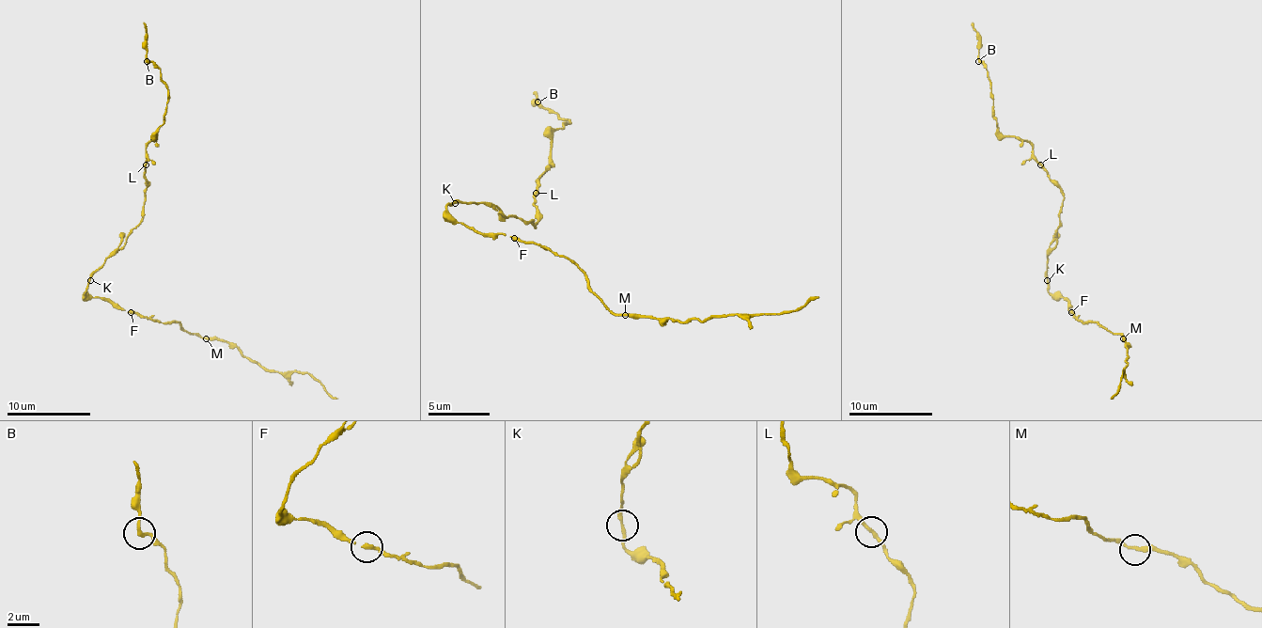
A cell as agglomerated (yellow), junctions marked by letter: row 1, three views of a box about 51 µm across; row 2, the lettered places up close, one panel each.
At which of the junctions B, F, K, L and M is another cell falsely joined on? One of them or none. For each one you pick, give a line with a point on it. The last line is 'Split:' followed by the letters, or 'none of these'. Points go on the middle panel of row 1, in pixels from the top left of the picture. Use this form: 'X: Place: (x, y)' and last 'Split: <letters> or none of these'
Split: none of these

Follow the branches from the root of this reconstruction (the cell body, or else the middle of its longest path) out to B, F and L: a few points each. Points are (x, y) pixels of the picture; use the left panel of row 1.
B: (88, 278), (124, 244), (143, 217), (145, 148), (163, 122), (168, 100), (160, 70), (147, 61)
F: (88, 278), (86, 294), (117, 303), (131, 311)
L: (88, 278), (124, 244), (126, 236), (141, 221), (145, 204), (145, 164)

